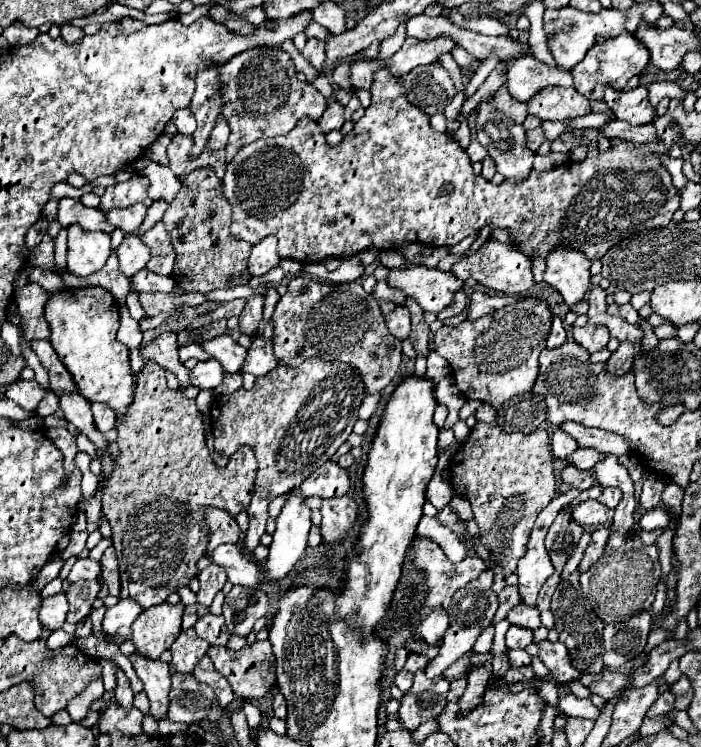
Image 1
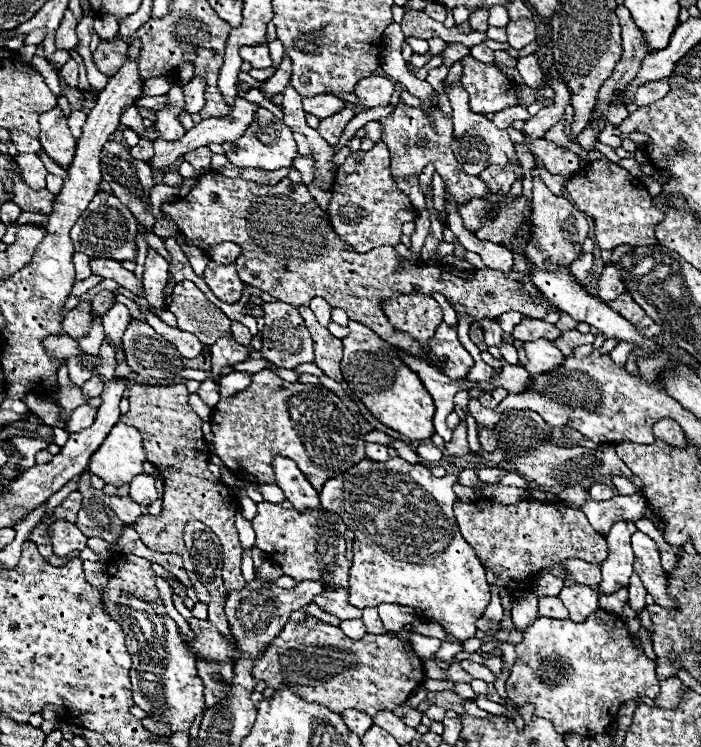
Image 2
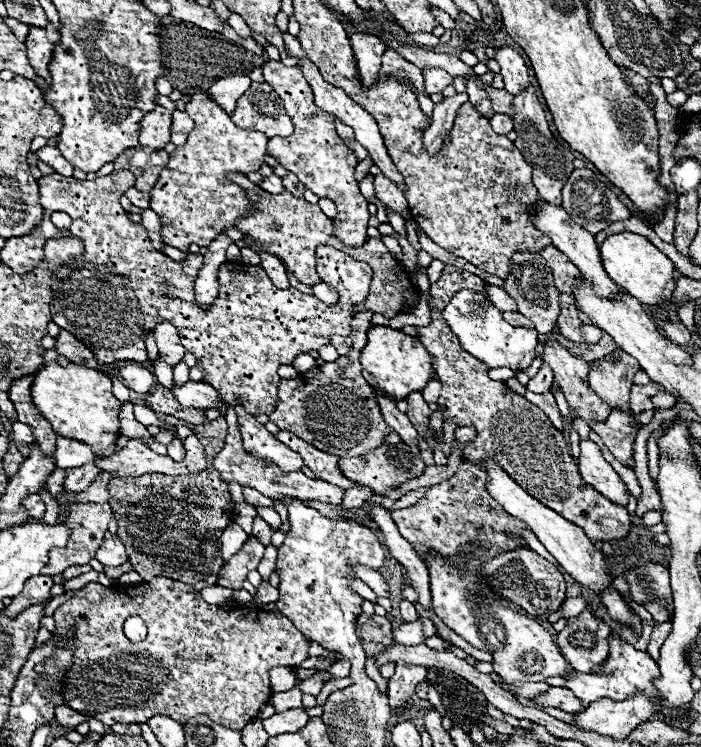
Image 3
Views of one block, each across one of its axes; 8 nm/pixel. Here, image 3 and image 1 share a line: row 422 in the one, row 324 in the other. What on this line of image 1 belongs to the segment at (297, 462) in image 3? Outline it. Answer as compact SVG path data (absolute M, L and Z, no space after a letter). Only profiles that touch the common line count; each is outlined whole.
M256 294L248 300L240 314L240 332L254 338L258 336L258 326L262 322L262 308L264 308L264 296Z

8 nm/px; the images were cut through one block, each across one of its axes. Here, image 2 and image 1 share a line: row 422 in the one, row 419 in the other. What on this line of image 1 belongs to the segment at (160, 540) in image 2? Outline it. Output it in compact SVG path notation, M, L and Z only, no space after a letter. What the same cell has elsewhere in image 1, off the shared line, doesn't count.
M146 362L144 370L136 382L134 404L122 426L118 430L118 450L116 470L106 478L102 496L102 514L112 526L112 546L120 562L122 590L120 598L132 598L142 608L166 602L178 586L188 586L194 576L198 576L198 560L204 556L208 546L208 528L204 526L206 508L220 508L230 516L248 510L256 480L256 458L250 446L242 446L234 456L230 456L228 466L220 468L210 460L206 436L202 428L202 414L196 402L186 398L178 390L166 386L164 368Z

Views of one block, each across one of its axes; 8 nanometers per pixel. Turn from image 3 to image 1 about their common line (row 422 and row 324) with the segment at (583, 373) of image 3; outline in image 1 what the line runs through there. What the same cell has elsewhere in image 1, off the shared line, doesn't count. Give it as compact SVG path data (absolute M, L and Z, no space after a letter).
M586 324L584 328L578 328L574 326L572 328L572 338L582 346L586 348L590 354L592 352L598 352L602 348L606 348L608 340L610 340L610 334L604 326L592 326L592 324Z

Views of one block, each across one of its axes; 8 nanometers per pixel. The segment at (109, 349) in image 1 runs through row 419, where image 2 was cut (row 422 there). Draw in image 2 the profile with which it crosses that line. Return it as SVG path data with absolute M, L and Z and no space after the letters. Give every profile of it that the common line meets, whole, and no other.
M118 422L102 446L92 454L88 470L108 484L128 484L134 476L144 474L144 448L140 432L134 426Z

